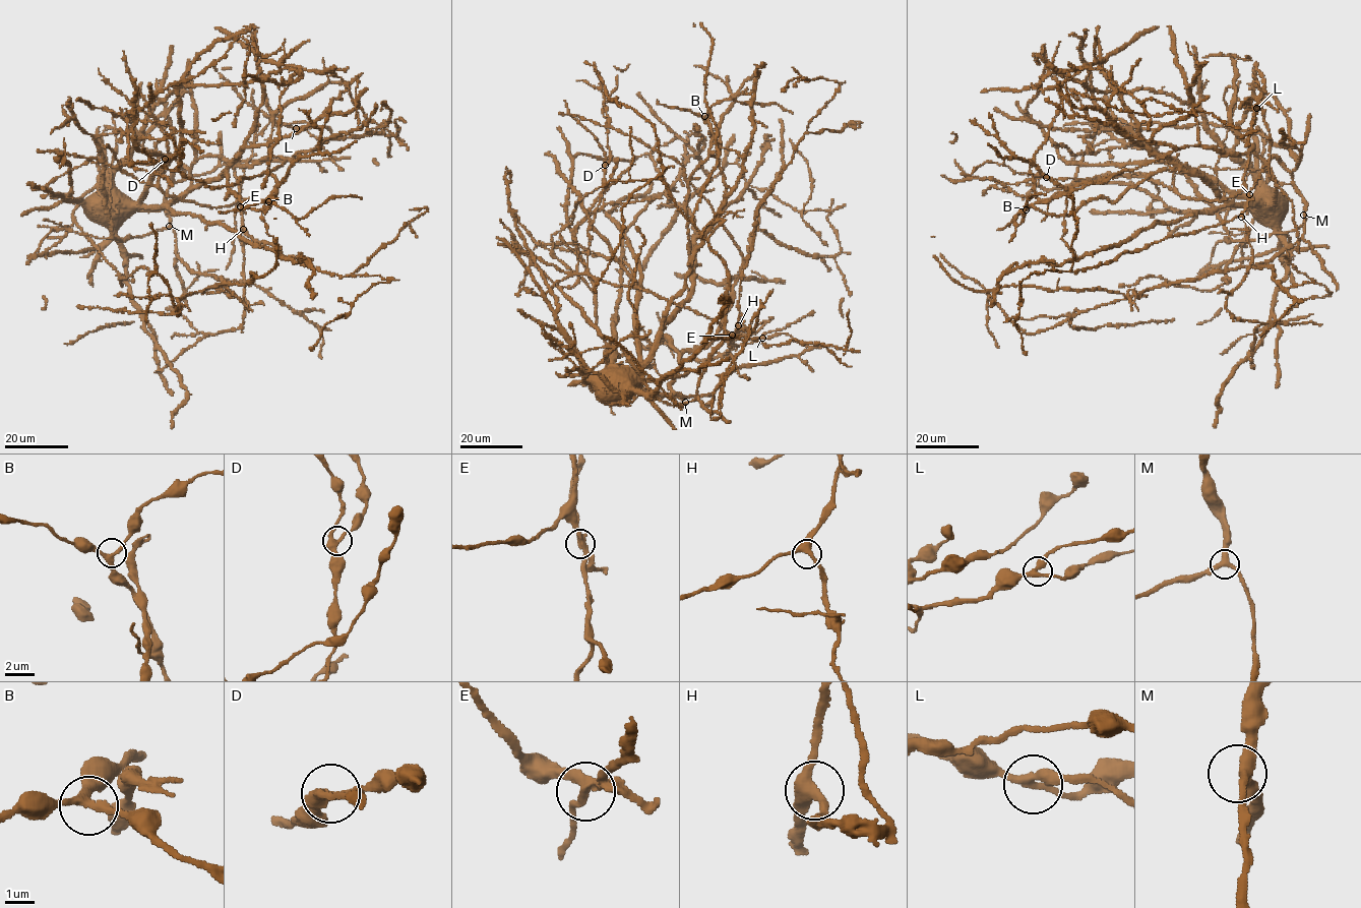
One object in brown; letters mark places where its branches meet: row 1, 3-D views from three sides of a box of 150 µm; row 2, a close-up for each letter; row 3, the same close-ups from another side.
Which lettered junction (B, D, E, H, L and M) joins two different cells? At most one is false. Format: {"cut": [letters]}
{"cut": ["E"]}

